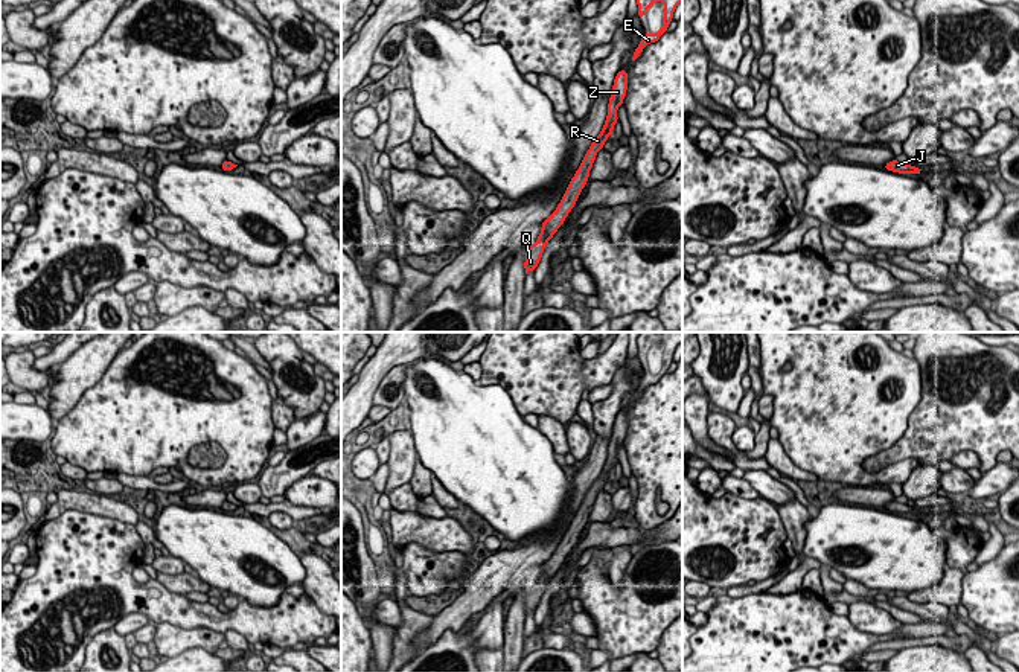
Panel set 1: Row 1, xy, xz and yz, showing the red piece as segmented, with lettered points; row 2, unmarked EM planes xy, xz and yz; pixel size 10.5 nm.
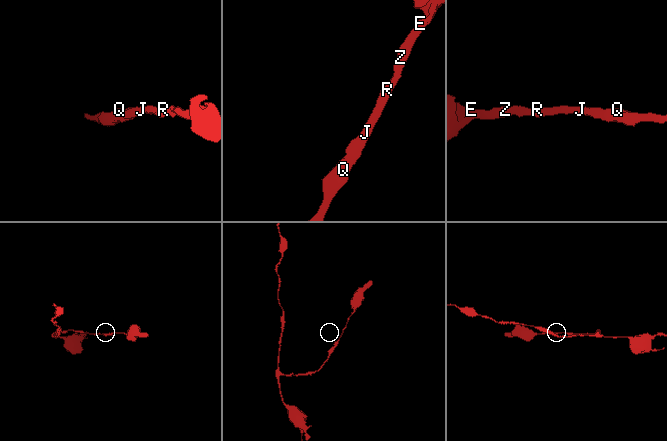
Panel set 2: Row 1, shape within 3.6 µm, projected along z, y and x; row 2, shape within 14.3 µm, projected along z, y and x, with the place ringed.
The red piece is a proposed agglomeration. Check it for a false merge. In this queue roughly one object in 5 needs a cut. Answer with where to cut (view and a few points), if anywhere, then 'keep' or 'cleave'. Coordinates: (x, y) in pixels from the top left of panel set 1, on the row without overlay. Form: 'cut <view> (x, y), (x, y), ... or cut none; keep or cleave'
cut none; keep

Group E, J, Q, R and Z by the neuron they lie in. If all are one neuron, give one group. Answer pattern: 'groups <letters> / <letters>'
groups E J Q R Z

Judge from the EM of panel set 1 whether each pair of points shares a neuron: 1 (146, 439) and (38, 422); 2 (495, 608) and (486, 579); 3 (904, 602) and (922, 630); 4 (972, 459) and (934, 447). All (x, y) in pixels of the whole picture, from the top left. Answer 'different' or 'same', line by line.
1: different
2: different
3: different
4: different

